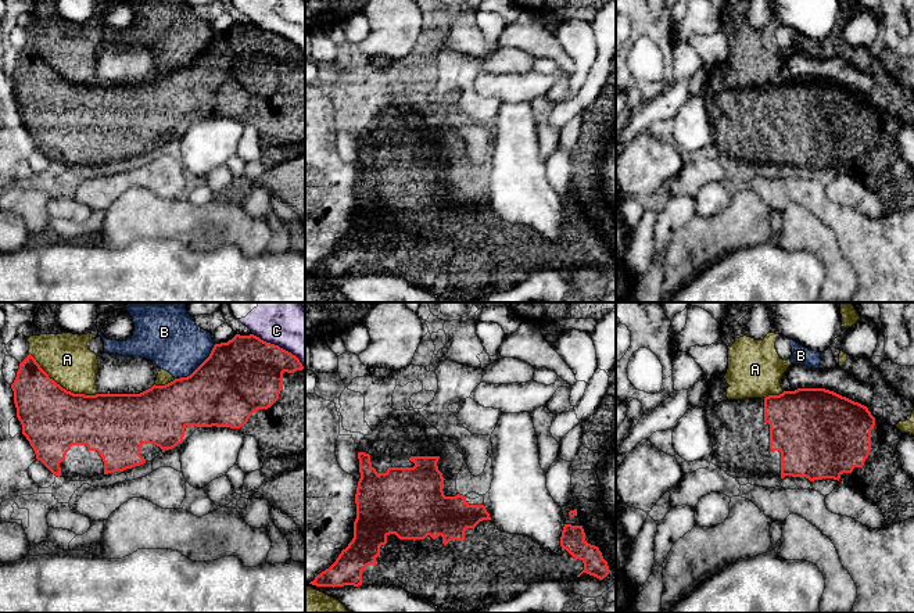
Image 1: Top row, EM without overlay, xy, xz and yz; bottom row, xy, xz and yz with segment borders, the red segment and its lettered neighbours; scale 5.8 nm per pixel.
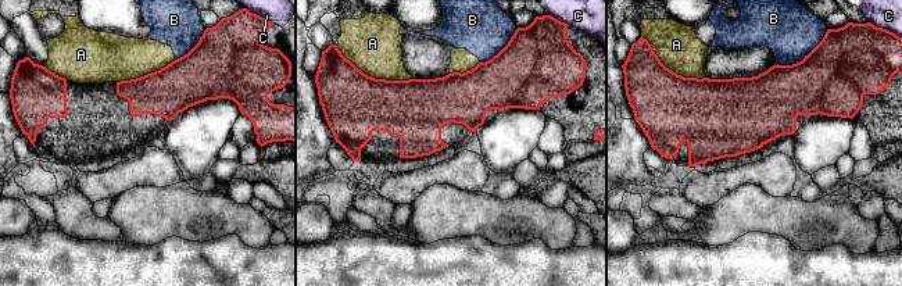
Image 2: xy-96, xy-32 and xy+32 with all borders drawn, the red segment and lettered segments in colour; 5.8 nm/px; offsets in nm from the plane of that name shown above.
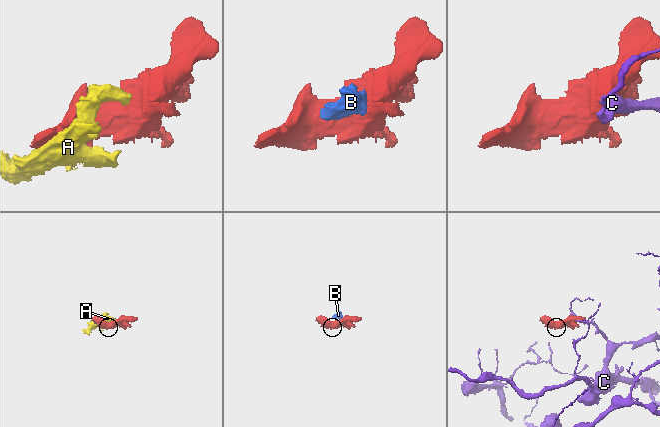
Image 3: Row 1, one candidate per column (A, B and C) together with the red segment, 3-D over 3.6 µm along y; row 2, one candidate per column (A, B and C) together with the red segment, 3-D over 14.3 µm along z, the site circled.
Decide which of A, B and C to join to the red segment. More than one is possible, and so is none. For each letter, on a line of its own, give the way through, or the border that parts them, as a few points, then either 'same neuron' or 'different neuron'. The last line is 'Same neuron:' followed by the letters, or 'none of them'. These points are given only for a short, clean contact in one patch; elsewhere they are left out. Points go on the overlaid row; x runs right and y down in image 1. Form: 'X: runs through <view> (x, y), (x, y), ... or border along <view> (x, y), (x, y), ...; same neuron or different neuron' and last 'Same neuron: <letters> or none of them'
A: different neuron
B: border along xy (215, 344), (211, 352), (189, 375), (175, 379); different neuron
C: different neuron
Same neuron: none of them

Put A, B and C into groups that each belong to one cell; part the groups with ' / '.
A B / C

